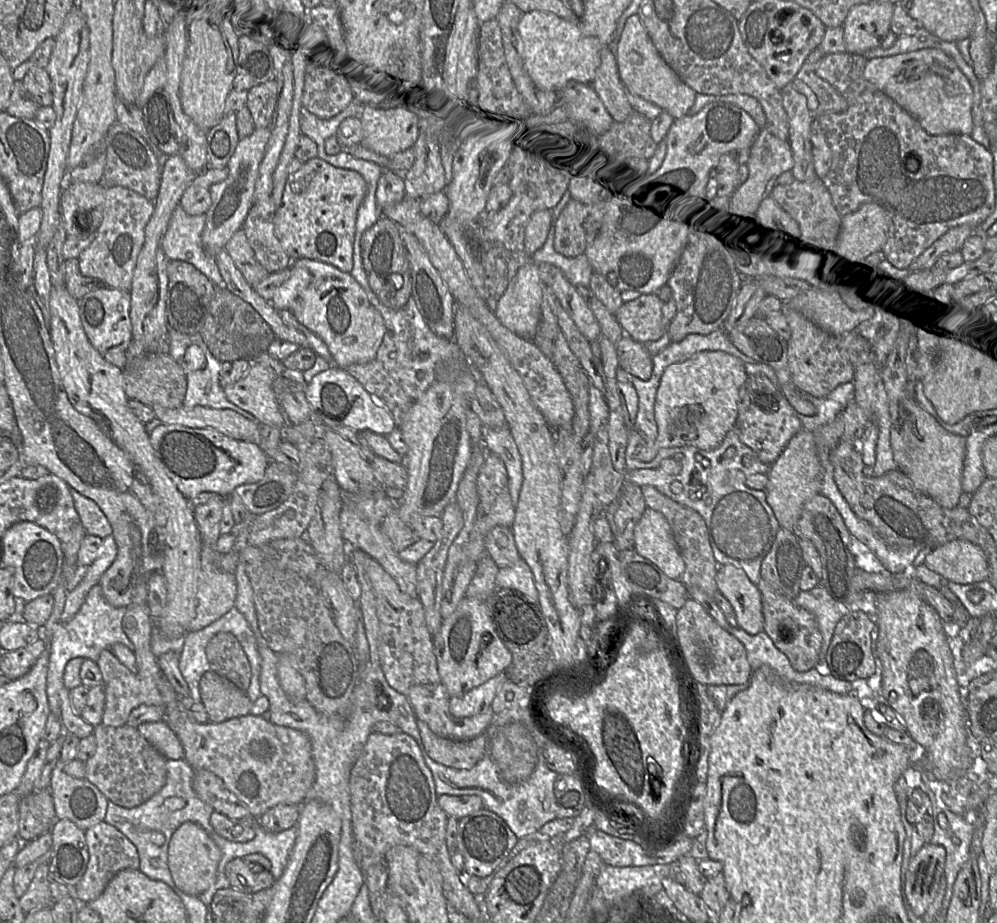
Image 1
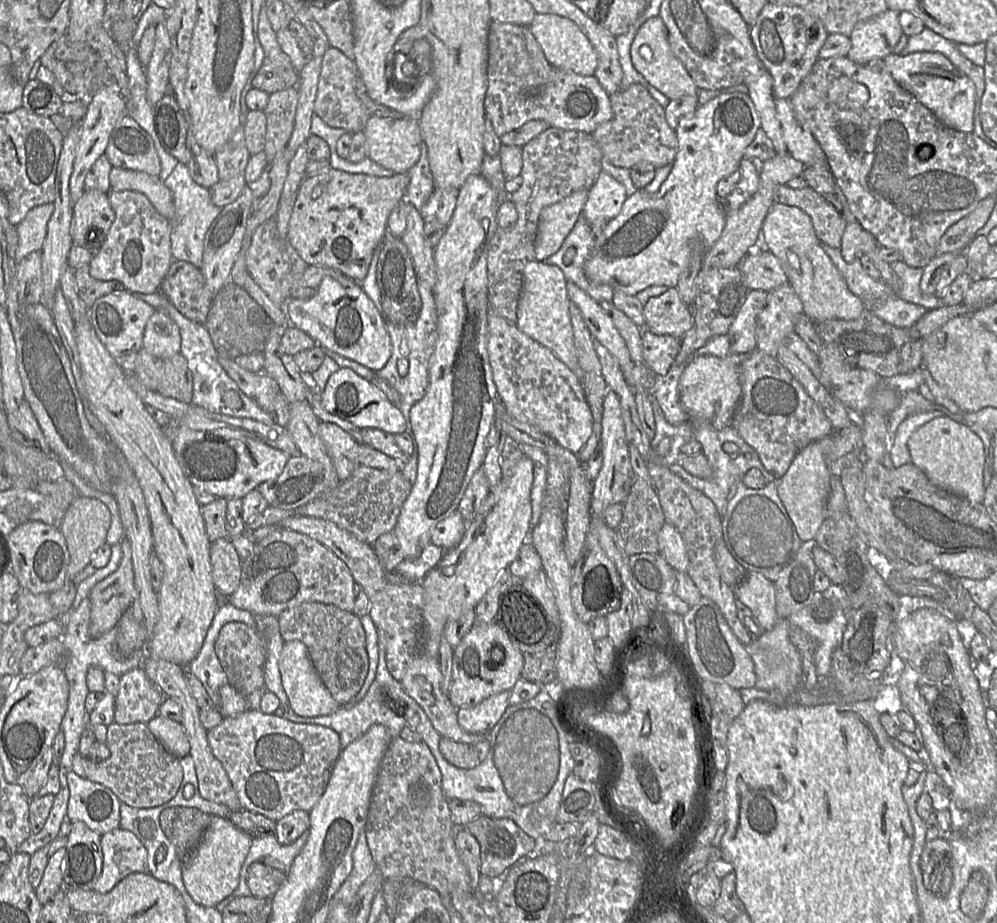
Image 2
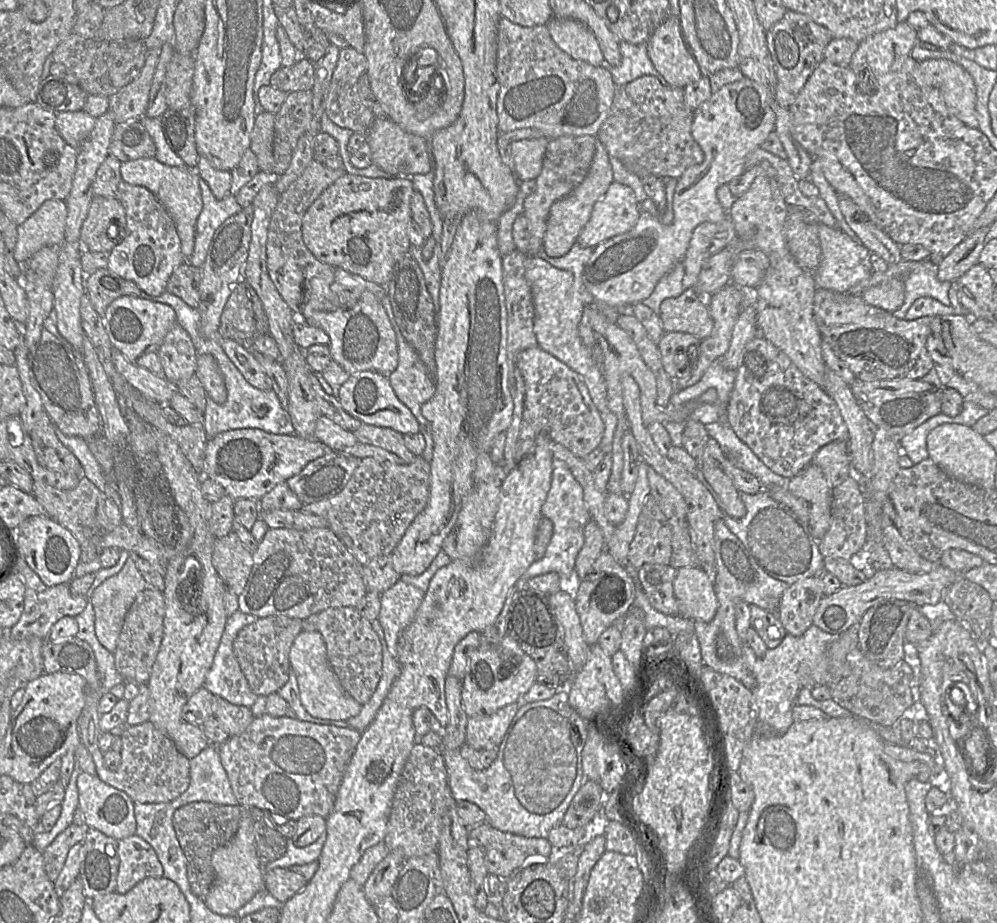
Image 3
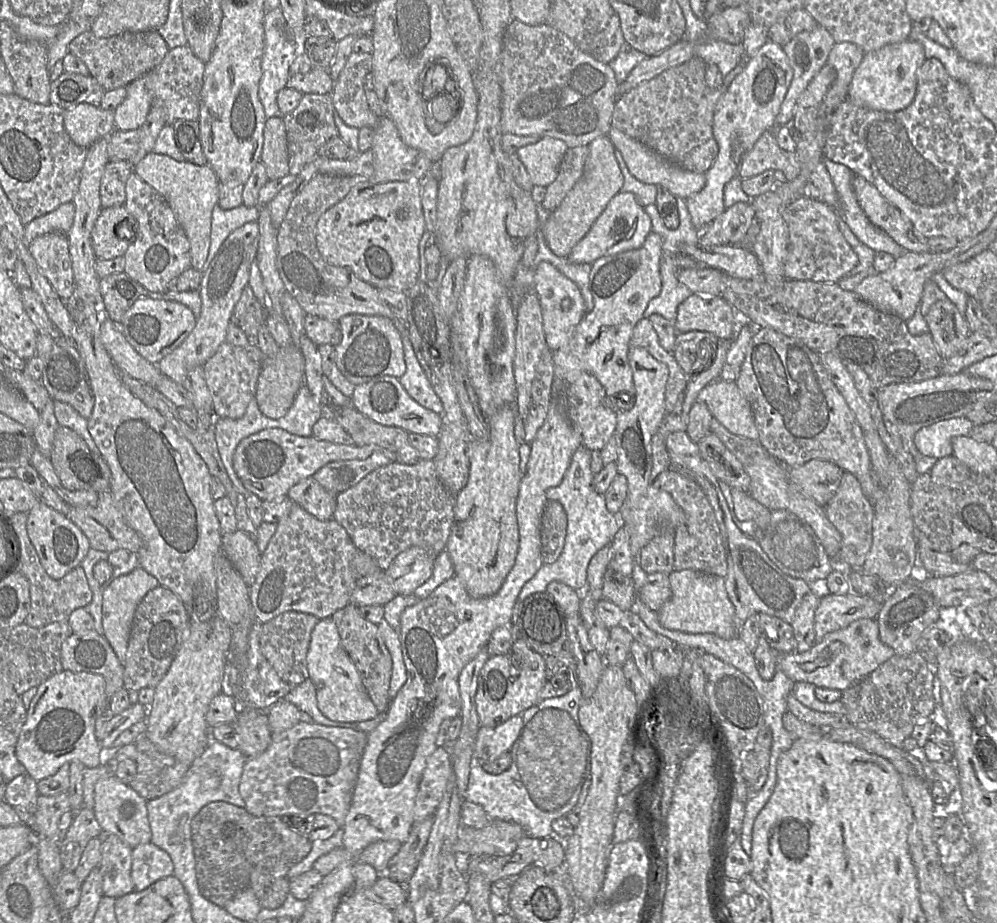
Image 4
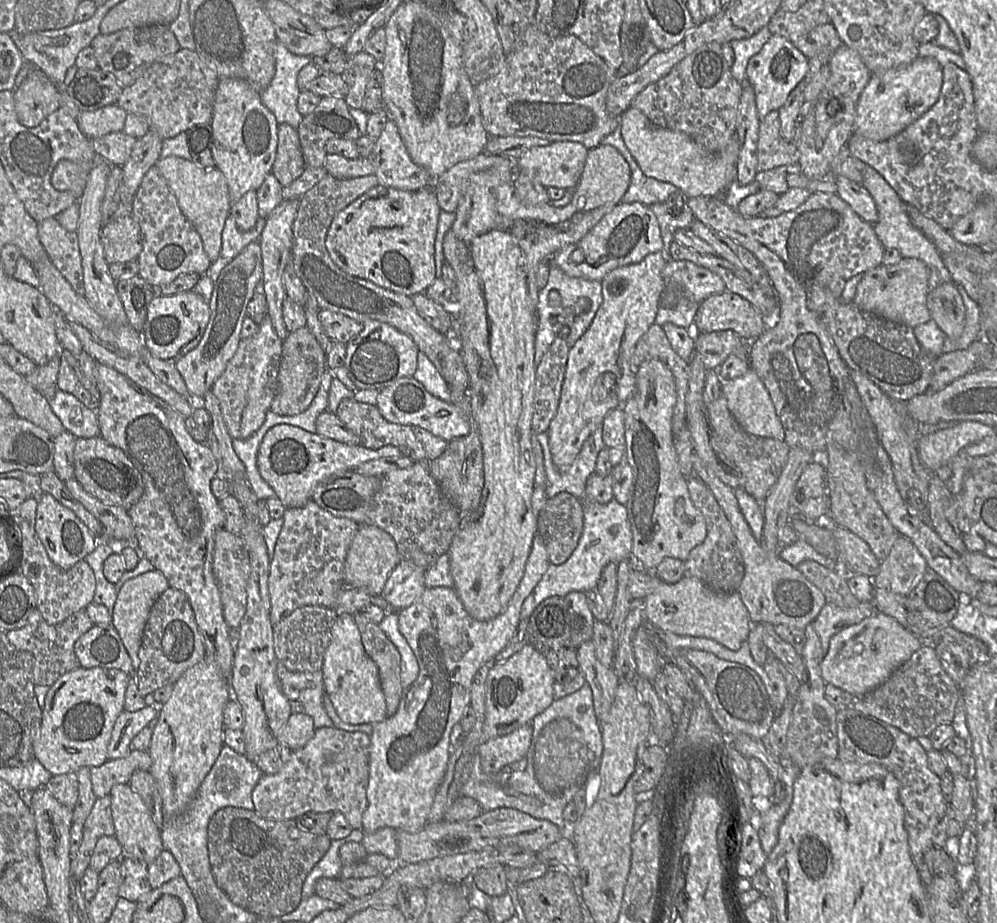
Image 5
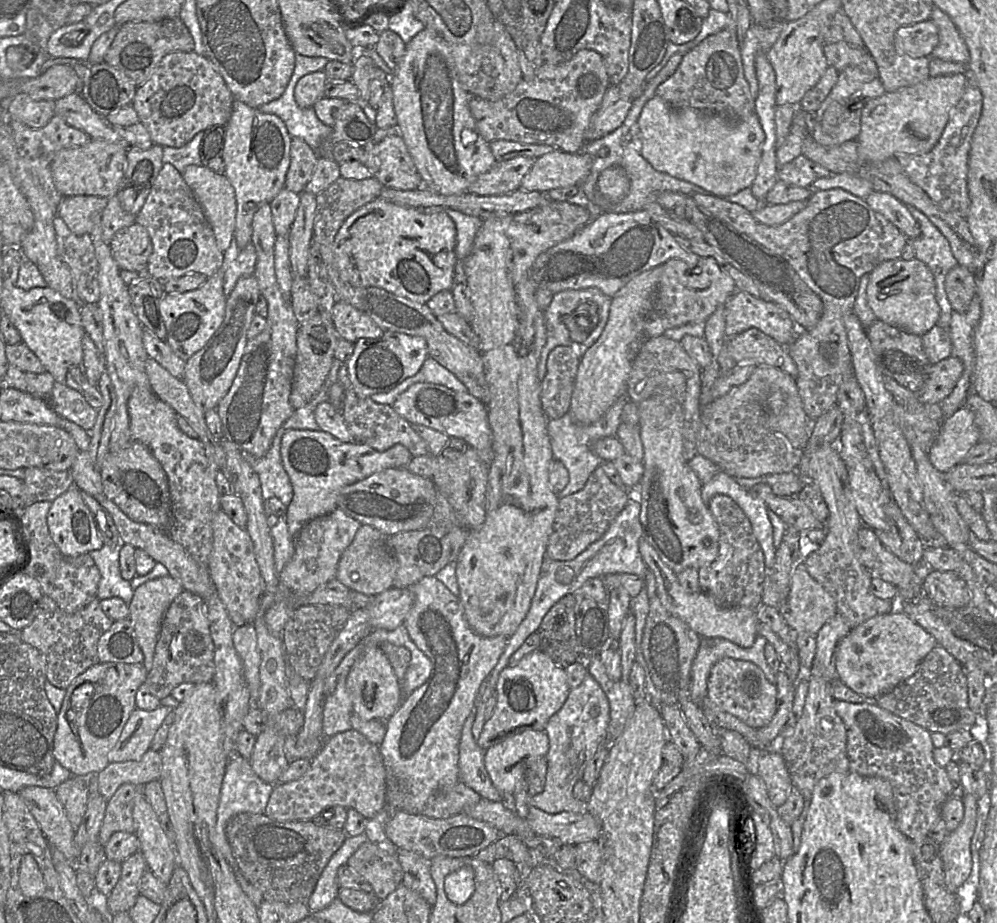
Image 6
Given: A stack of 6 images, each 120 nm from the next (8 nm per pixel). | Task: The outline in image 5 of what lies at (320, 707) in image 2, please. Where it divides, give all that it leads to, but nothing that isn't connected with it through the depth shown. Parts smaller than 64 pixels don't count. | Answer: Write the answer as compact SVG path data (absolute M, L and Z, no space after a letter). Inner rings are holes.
M338 613L331 628L331 641L325 651L321 671L324 694L344 722L375 724L387 718L387 705L378 667L365 651L359 628L350 614Z

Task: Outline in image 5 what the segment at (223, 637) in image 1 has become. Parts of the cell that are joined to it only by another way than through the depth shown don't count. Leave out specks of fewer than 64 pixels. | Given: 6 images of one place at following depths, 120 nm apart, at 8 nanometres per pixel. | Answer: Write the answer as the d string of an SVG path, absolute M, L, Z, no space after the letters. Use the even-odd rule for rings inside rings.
M302 606L273 625L274 651L277 659L290 671L321 670L324 654L331 641L331 628L338 613L322 606Z

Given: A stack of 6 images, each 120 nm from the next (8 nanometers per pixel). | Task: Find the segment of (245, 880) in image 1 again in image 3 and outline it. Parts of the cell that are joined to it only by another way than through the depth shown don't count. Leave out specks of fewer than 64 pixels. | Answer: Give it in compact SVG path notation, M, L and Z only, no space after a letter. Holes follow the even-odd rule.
M275 867L265 871L263 888L275 899L284 903L300 892L307 882L300 874L286 868Z

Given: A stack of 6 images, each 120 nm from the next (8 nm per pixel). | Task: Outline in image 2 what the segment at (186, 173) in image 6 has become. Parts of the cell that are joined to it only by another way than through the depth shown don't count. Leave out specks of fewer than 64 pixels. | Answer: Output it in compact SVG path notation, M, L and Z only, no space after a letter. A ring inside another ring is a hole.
M113 167L109 174L111 190L131 190L144 194L166 219L174 217L174 198L159 176L145 172Z

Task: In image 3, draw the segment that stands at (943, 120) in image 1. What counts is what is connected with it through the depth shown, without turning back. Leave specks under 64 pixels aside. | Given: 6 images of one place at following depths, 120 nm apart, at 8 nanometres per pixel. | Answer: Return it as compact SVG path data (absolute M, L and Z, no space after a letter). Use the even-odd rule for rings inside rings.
M945 59L920 61L916 80L938 89L953 115L966 126L978 128L975 84L962 67Z

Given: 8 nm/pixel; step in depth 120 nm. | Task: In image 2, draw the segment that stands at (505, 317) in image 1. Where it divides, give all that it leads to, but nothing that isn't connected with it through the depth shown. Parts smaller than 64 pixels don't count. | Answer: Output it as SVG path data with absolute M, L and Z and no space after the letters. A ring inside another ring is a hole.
M543 261L529 262L523 272L523 287L517 306L516 327L524 334L549 349L566 364L583 386L583 372L578 362L574 332L569 313L571 301L567 294L566 277L557 266Z

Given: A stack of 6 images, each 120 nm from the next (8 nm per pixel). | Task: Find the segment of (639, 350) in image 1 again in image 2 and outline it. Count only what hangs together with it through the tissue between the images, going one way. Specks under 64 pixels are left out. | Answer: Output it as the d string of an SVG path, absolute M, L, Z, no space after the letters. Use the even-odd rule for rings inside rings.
M642 330L643 359L655 376L664 376L681 350L680 338Z

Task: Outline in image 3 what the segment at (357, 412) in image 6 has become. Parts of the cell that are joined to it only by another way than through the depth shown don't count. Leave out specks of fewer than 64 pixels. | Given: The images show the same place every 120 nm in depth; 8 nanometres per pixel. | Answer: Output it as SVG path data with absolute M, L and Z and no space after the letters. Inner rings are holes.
M362 423L353 434L359 443L377 446L394 453L405 465L412 464L416 458L406 447L404 435L393 429Z

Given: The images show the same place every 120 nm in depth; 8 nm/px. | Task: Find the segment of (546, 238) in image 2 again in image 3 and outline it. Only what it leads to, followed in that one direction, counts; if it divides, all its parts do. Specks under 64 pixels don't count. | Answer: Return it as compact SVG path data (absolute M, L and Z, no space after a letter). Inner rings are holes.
M596 139L595 153L584 180L569 195L556 201L550 208L542 243L542 250L549 257L559 258L569 252L589 221L594 204L605 194L613 181L610 156L604 145Z

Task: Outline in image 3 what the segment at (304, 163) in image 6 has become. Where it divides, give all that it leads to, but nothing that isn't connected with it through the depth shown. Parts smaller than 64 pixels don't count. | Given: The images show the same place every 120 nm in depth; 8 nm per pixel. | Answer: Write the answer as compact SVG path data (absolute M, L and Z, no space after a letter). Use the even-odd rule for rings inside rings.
M262 112L257 114L253 130L250 135L250 149L257 157L261 171L271 173L274 165L273 143L274 143L275 114Z

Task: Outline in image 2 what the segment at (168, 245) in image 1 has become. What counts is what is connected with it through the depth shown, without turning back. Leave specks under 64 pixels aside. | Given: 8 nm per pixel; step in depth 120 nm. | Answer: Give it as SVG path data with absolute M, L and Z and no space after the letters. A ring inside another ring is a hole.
M178 163L172 173L163 180L171 187L175 213L171 222L171 253L174 260L186 261L199 269L202 266L204 238L219 215L221 208L211 201L210 189L198 185L191 177L186 164Z

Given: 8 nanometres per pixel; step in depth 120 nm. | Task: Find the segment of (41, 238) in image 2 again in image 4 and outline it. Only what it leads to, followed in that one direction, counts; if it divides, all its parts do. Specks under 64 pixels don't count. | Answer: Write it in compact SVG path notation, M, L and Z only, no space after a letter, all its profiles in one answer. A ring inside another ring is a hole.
M72 202L64 203L55 210L35 218L25 225L25 243L30 244L36 237L51 232L68 234L71 230L73 219L74 204Z

